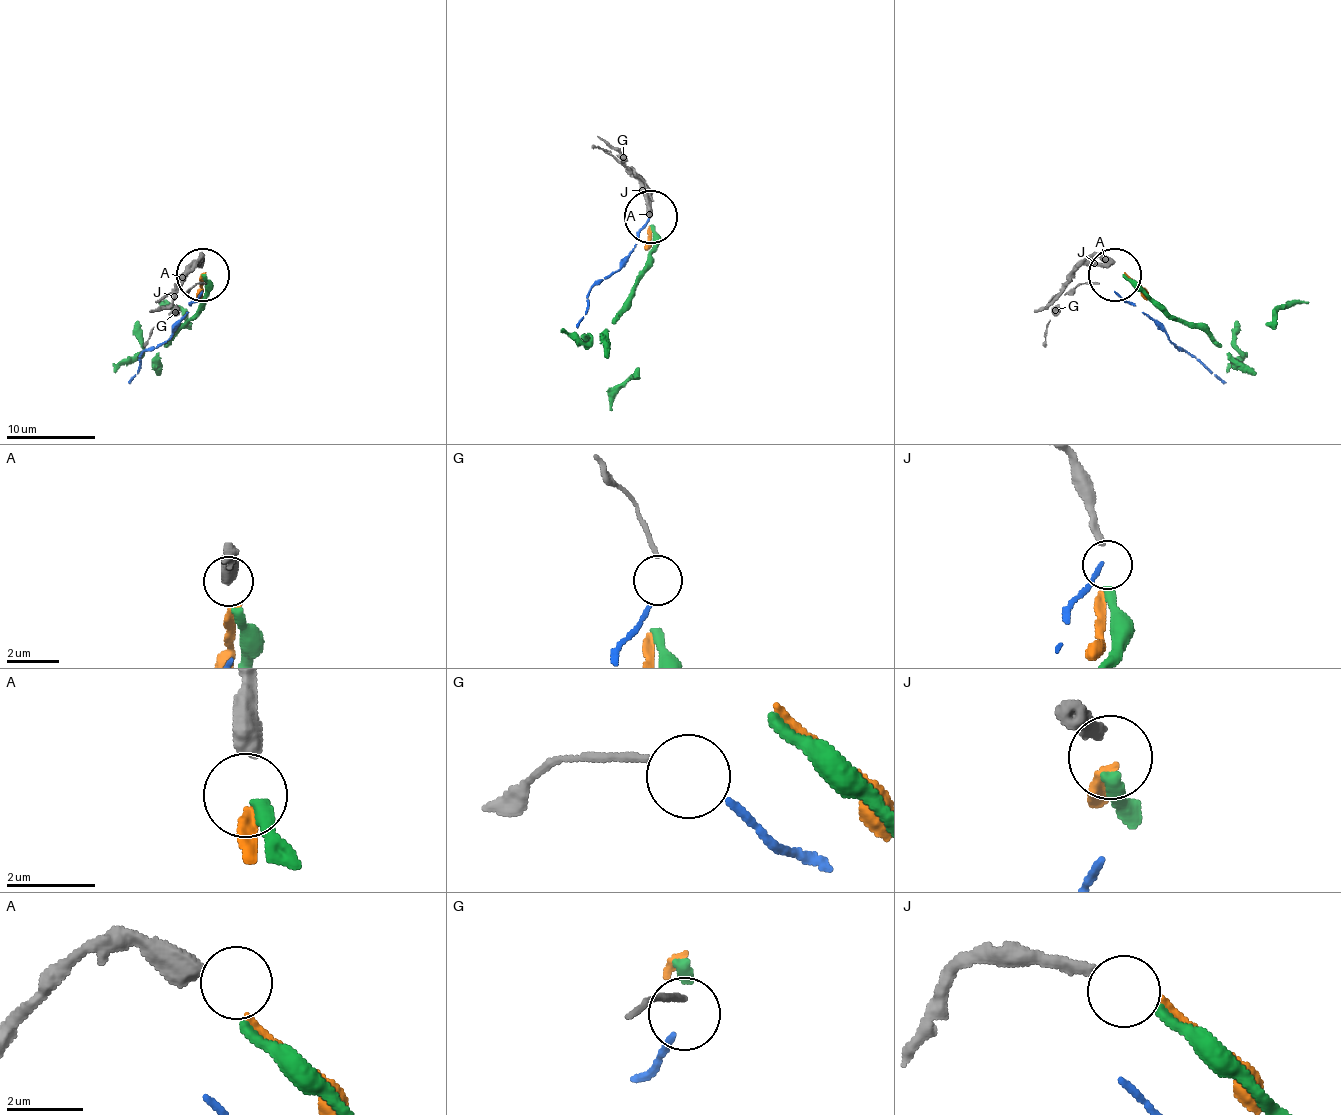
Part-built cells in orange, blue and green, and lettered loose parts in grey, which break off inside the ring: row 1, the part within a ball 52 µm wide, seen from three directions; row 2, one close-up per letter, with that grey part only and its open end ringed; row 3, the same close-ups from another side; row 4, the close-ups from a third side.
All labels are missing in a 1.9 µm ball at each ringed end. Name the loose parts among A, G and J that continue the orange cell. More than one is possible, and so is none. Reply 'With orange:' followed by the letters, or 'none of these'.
With orange: A

